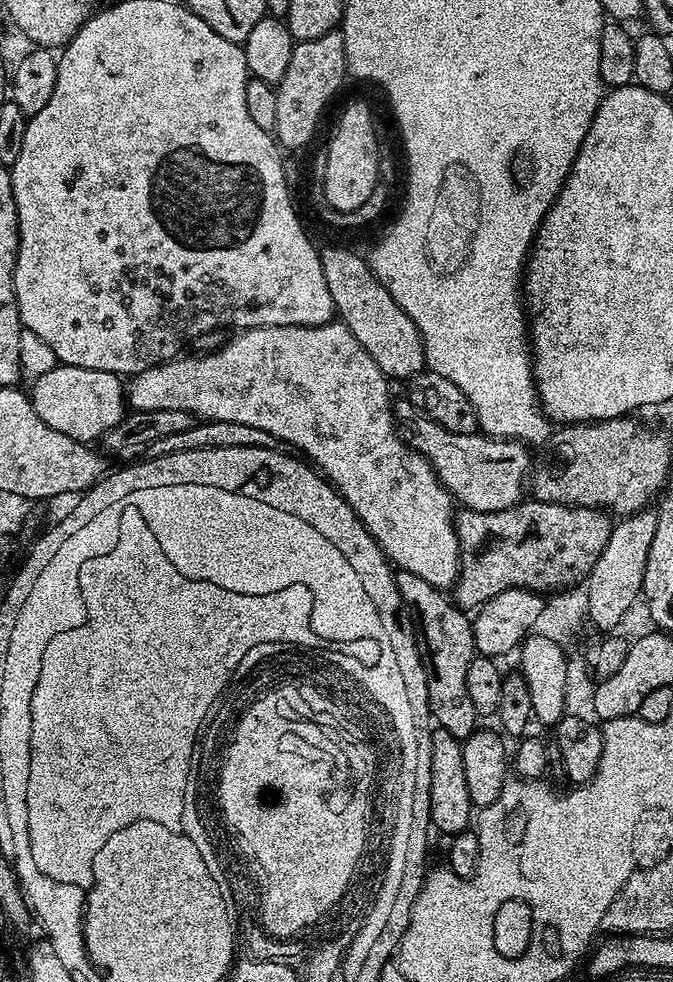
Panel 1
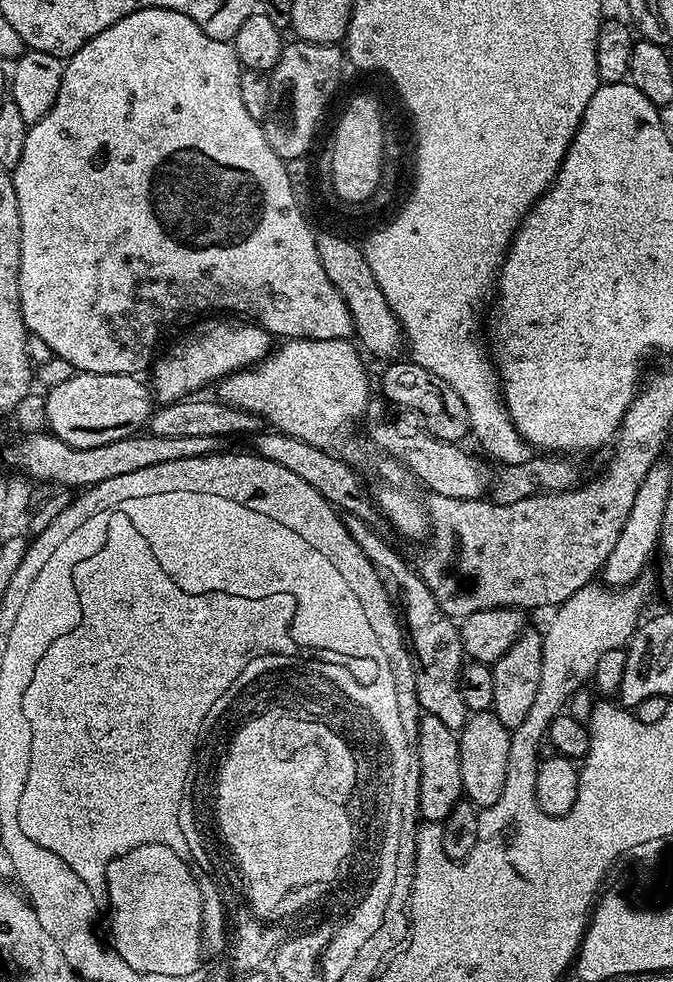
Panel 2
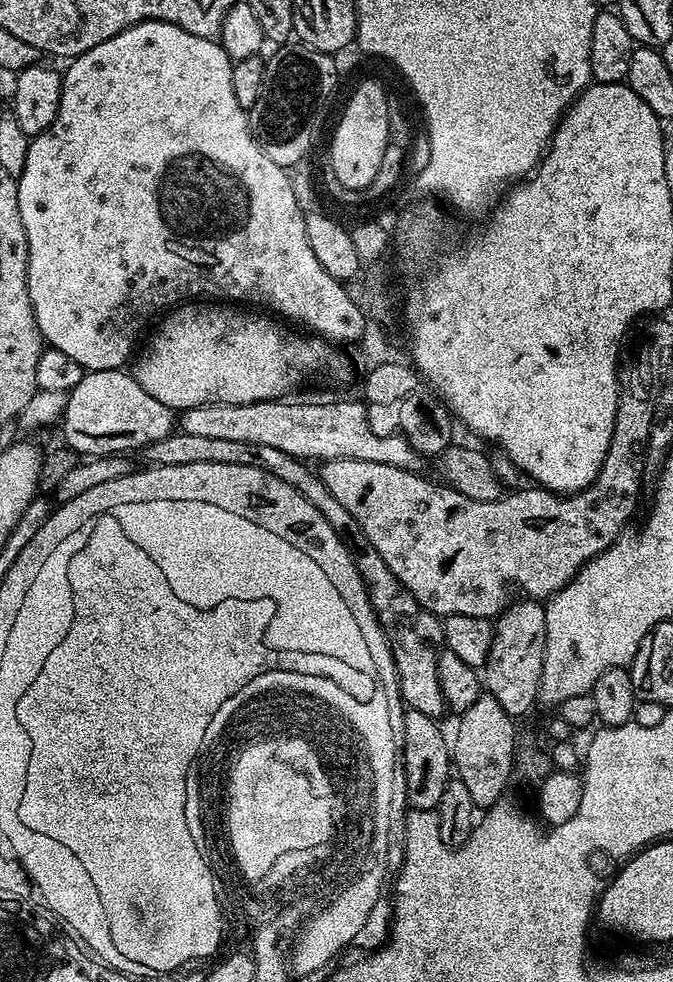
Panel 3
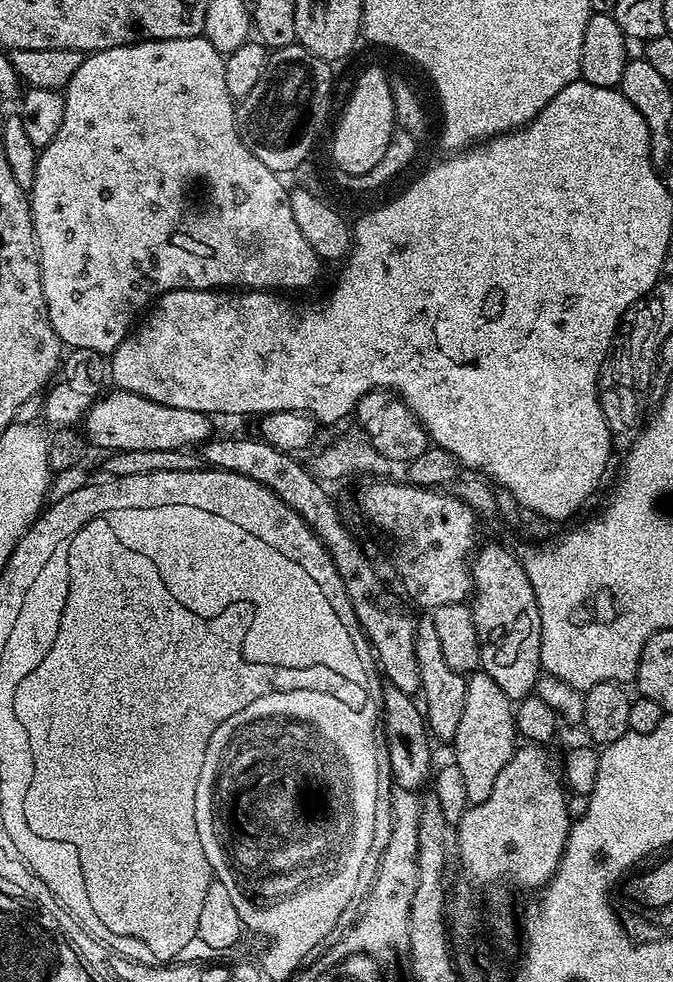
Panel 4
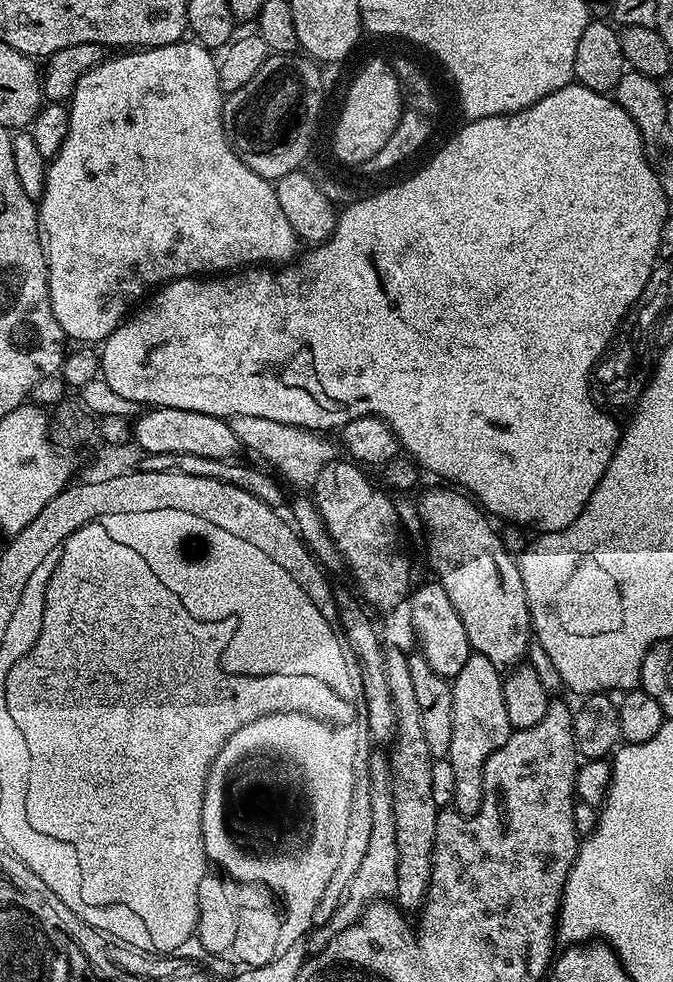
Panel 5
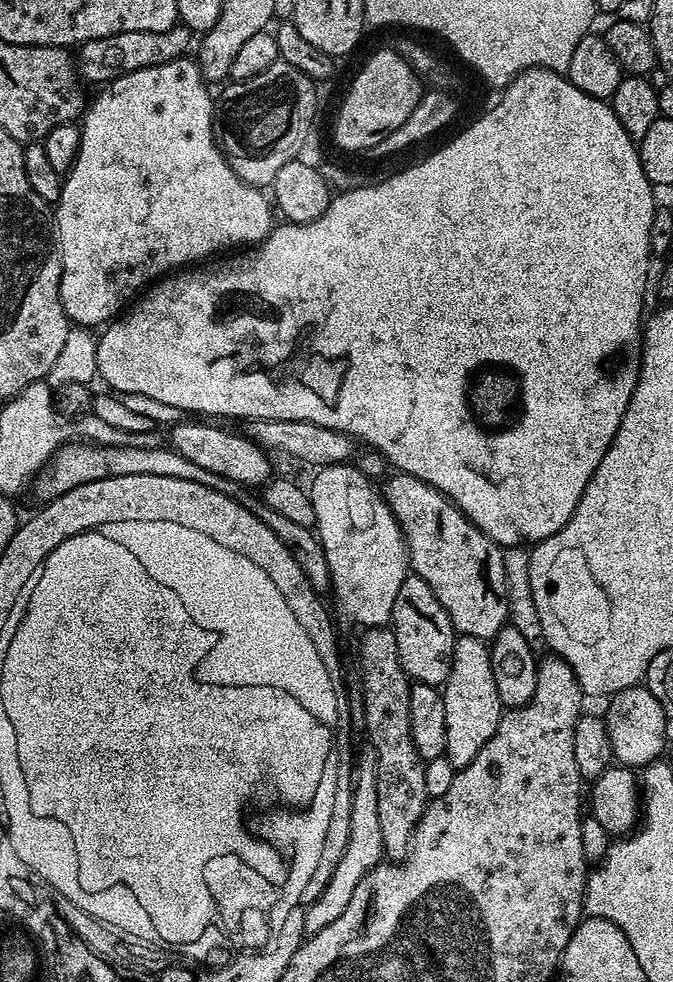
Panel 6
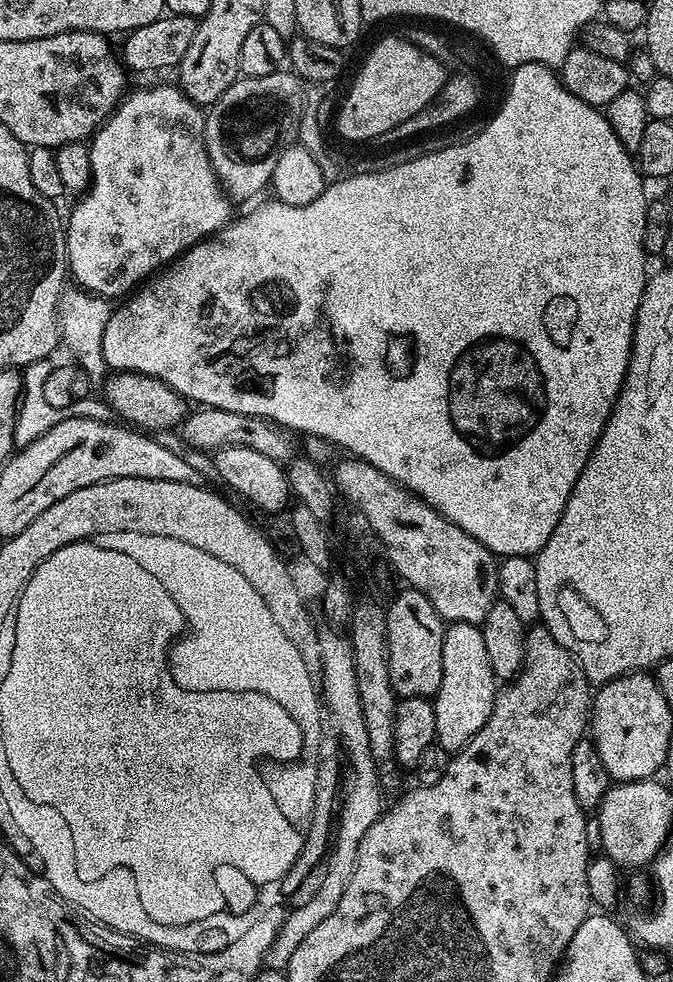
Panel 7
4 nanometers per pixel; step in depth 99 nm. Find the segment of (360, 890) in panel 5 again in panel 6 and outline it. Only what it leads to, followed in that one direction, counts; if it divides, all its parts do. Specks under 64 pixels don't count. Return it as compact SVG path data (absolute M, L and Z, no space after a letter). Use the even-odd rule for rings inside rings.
M365 754L359 757L358 767L354 772L354 787L352 790L352 808L349 820L349 841L346 842L345 852L341 856L341 860L334 866L333 873L330 874L328 884L321 889L318 895L311 901L312 905L307 905L304 913L304 920L312 920L312 924L323 924L330 926L328 920L334 922L334 918L338 918L338 914L342 914L342 910L346 910L346 905L350 903L350 898L354 894L354 886L358 886L358 882L363 878L368 869L376 867L381 863L384 856L384 847L382 846L382 830L378 826L378 786L376 785L376 758L371 754Z

